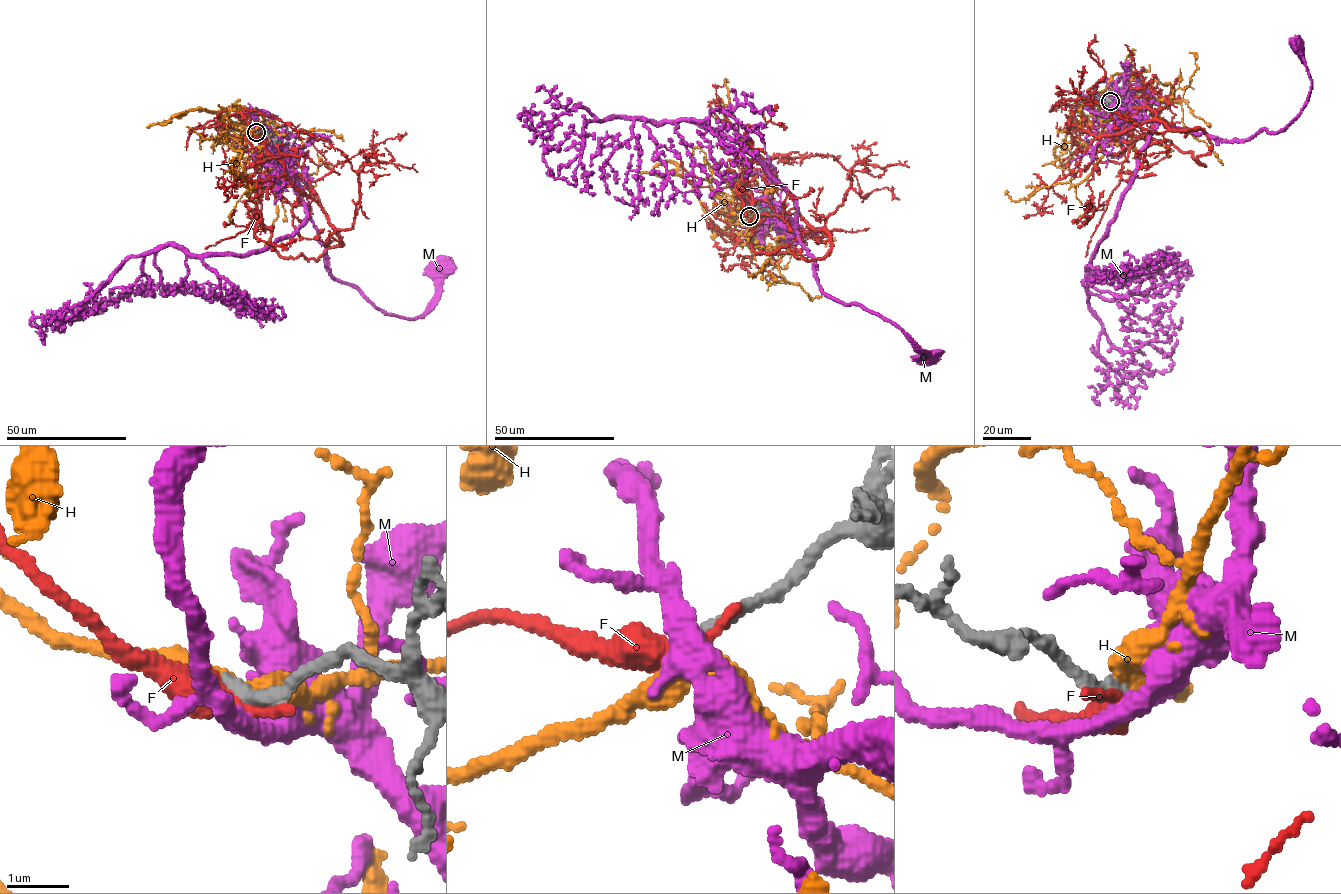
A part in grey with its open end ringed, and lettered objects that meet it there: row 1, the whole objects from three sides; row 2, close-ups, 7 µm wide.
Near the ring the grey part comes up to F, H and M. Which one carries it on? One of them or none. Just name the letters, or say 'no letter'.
H

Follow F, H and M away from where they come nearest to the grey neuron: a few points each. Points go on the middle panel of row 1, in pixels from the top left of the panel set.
F: (749, 216), (730, 206), (734, 182), (769, 171), (807, 225), (824, 228), (850, 173), (826, 155), (748, 165)
H: (749, 216), (727, 225), (750, 234), (751, 244), (772, 249), (765, 268), (766, 260), (761, 271), (747, 276)
M: (749, 216), (798, 234), (811, 255), (819, 289), (897, 324), (928, 357)

